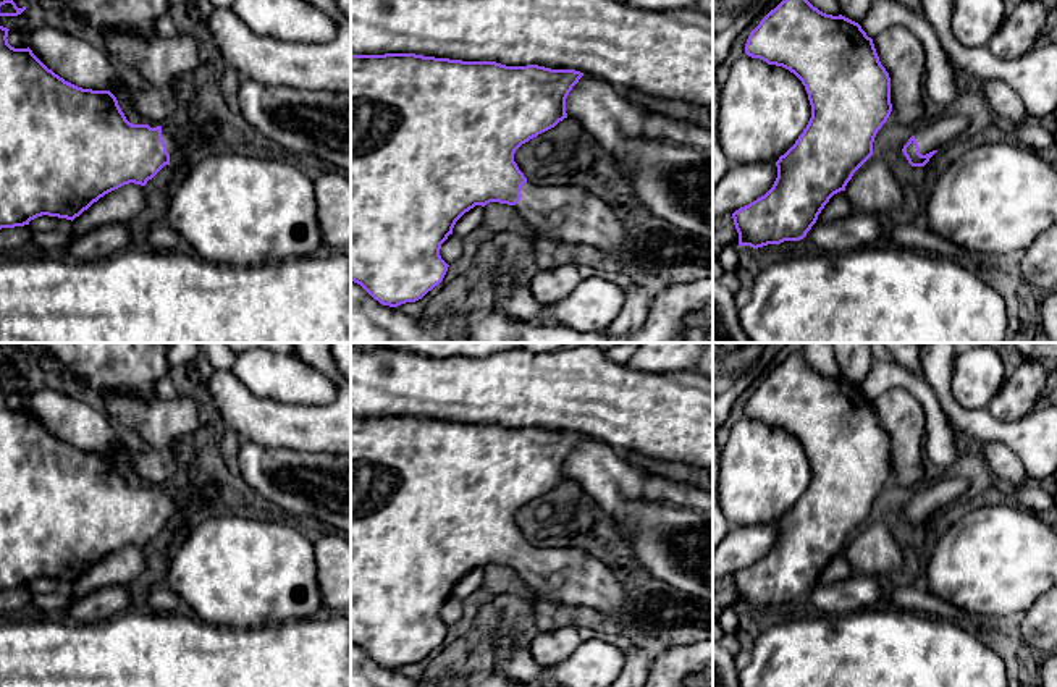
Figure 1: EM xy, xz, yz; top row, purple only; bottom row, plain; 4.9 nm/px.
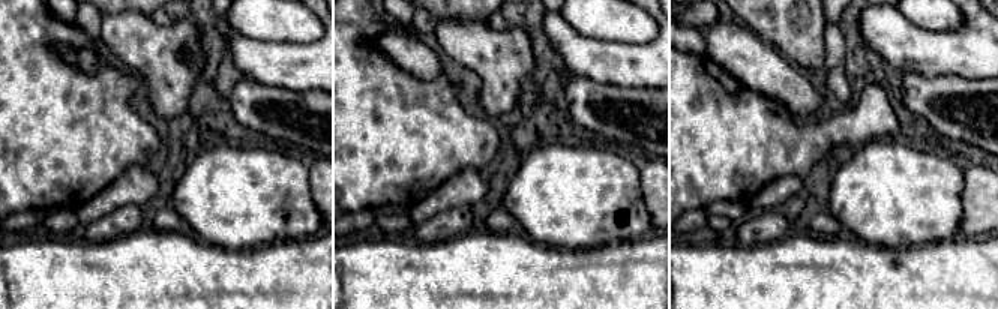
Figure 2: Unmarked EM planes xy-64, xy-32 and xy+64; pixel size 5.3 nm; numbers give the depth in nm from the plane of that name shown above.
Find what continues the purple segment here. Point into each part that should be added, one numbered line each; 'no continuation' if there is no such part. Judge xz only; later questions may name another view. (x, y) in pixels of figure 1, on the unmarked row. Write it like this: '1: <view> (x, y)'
1: xz (569, 576)

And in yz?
1: yz (939, 497)

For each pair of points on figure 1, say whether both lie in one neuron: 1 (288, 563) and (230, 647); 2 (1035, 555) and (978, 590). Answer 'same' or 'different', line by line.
1: different
2: same

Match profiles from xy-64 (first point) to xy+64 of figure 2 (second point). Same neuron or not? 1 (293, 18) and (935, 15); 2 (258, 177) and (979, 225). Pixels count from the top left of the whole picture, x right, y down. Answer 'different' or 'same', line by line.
1: same
2: different

